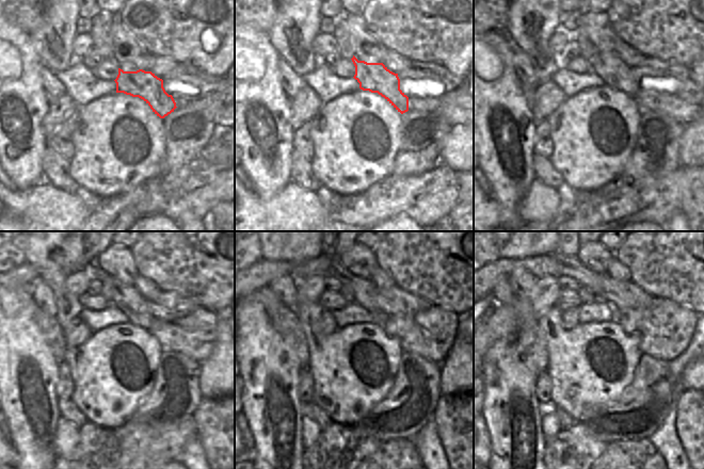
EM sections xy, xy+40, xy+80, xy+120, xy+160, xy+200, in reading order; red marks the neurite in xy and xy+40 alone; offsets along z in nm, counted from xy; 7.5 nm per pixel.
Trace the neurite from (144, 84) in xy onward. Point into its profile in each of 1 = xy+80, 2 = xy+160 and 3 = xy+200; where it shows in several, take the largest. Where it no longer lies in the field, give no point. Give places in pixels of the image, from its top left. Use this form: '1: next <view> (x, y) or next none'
1: next xy+80 (608, 66)
2: next xy+160 (364, 292)
3: next xy+200 (555, 263)

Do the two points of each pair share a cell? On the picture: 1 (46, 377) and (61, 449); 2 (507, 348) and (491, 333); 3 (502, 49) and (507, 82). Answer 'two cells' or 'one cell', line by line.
1: two cells
2: two cells
3: one cell

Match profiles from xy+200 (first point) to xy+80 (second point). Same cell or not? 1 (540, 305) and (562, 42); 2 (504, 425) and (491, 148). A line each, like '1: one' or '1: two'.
1: one
2: one

